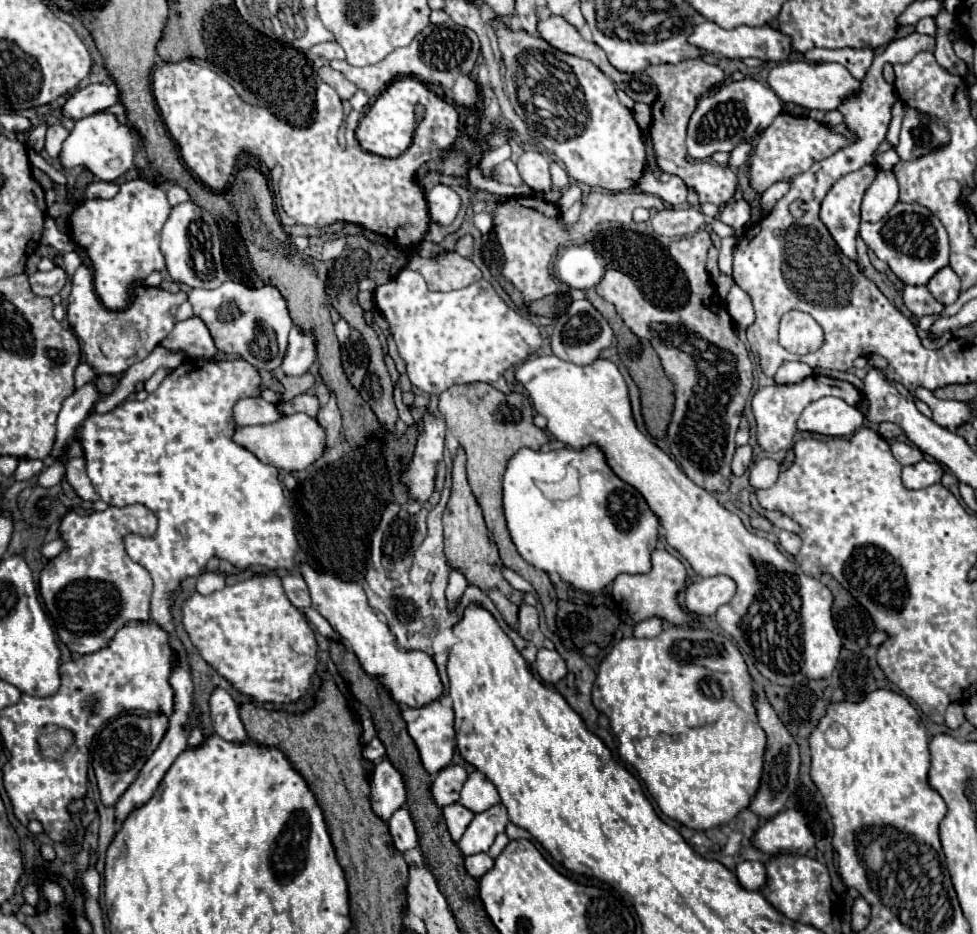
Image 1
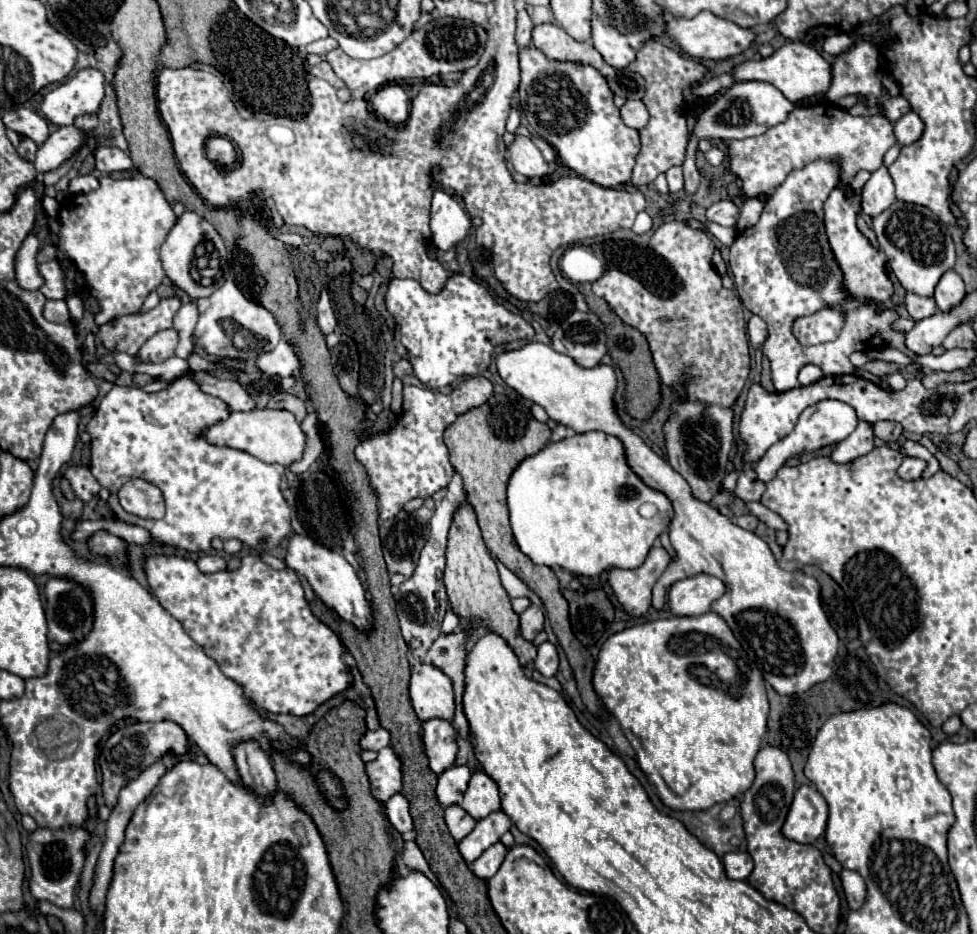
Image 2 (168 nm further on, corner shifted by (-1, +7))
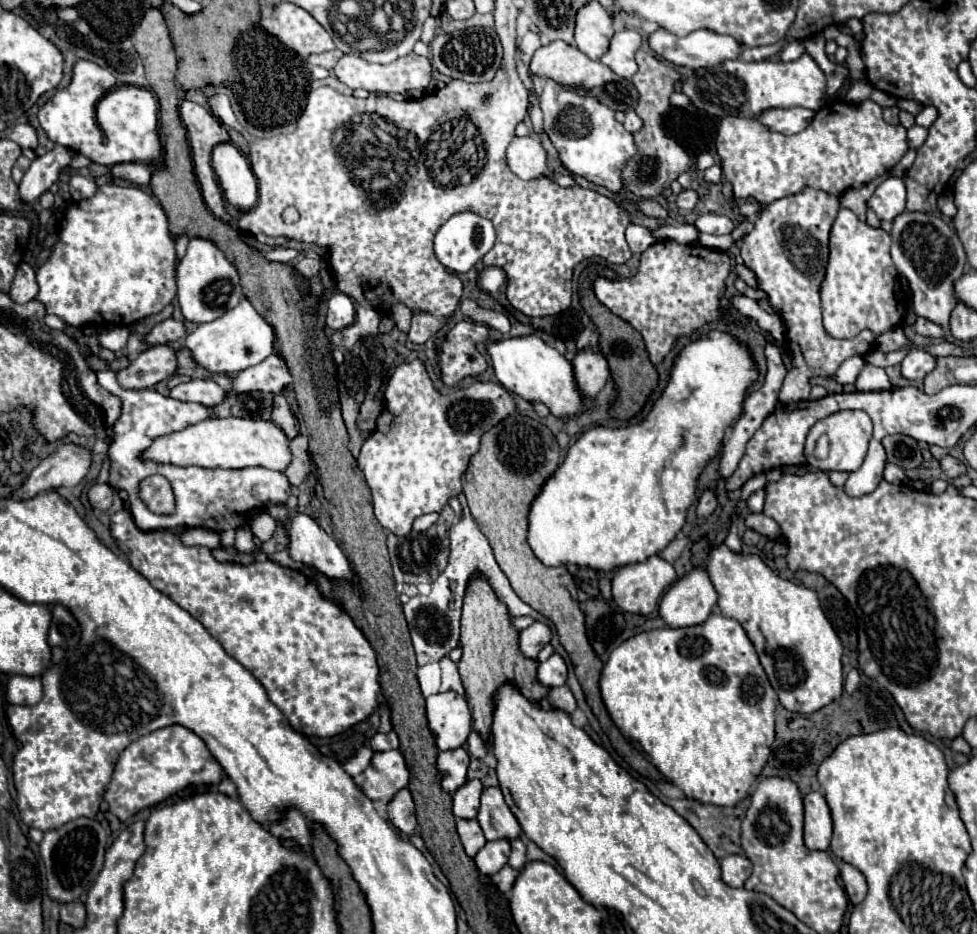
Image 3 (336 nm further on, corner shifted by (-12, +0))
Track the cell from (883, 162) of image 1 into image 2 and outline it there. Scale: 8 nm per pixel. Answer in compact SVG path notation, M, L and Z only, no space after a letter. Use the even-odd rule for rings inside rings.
M833 102L795 108L785 122L769 128L761 136L725 140L729 150L729 170L743 182L743 192L749 198L755 198L759 192L771 194L791 170L803 168L813 160L841 160L839 176L849 184L859 170L875 172L893 144L897 144L893 124L883 114L851 116Z

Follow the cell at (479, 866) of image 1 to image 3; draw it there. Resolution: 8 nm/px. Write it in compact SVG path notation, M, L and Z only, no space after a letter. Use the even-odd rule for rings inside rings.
M504 865L498 873L492 875L492 881L496 883L496 887L498 887L502 893L510 893L510 889L512 889L512 885L514 885L518 873L520 873L520 871L512 869L510 865Z

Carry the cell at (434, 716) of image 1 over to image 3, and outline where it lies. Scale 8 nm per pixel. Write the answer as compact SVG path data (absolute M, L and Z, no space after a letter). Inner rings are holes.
M450 749L438 753L438 771L442 779L442 787L454 793L462 783L466 783L466 769L468 769L468 753L466 749Z

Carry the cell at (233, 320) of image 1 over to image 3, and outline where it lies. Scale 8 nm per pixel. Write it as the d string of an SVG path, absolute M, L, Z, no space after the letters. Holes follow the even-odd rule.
M244 297L222 317L210 323L200 323L198 329L188 335L186 347L192 351L194 361L212 373L240 373L274 353L274 331Z

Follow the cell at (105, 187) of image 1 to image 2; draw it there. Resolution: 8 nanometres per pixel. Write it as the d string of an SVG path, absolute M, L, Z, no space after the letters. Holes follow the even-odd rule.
M93 174L77 176L69 182L69 190L75 194L87 193L89 190L95 190L97 186L99 186L99 182Z

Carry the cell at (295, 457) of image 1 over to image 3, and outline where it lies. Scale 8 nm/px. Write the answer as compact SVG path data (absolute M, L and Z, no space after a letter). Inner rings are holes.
M206 419L194 427L186 427L174 435L166 435L156 439L150 449L144 451L146 459L154 459L158 463L174 463L174 465L198 465L198 467L222 467L222 469L242 469L260 465L272 471L284 471L292 461L290 439L286 433L272 421L264 419Z

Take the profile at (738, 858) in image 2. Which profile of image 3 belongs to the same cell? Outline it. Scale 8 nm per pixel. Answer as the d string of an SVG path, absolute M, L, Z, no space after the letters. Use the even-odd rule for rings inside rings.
M728 855L720 859L722 879L730 887L744 887L746 879L752 875L752 863L744 855Z

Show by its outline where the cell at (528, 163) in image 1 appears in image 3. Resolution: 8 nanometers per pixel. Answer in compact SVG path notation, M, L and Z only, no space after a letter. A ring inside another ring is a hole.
M514 137L508 151L508 165L520 179L538 179L548 173L546 151L536 137Z

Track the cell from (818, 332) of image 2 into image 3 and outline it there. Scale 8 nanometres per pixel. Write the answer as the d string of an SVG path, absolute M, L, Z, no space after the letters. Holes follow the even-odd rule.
M840 209L830 231L830 261L826 269L826 279L822 281L822 309L824 309L824 329L834 339L852 339L864 327L876 335L896 327L904 312L904 298L898 271L890 259L890 235L882 229L872 229L870 225L858 221L850 209Z

